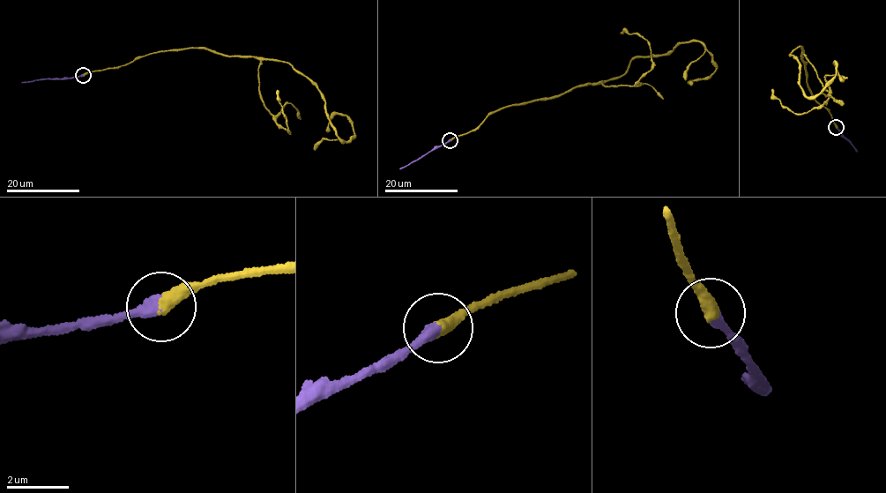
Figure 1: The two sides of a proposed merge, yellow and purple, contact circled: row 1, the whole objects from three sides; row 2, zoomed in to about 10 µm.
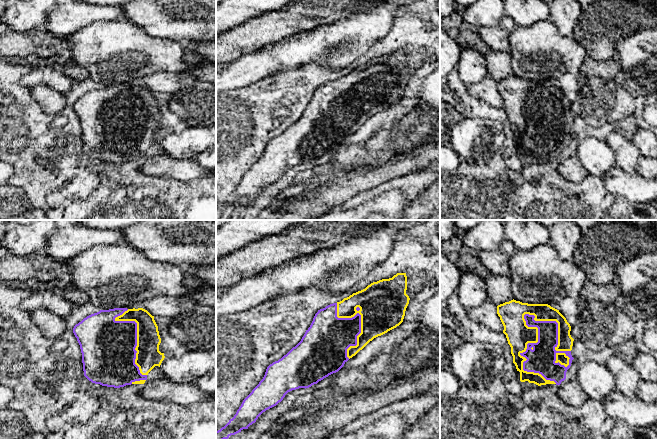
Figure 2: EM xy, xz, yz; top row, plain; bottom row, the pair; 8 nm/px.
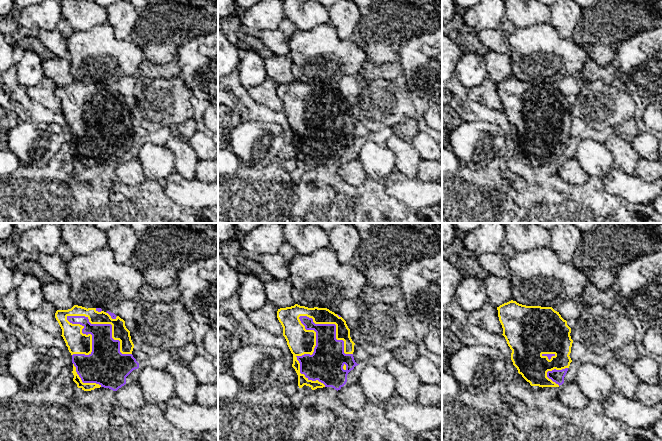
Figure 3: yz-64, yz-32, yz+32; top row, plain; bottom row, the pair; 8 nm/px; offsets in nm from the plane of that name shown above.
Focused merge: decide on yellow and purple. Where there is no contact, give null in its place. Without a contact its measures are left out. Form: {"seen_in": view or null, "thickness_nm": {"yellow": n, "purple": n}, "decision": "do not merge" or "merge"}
{"seen_in": "yz", "thickness_nm": {"yellow": 200, "purple": 220}, "decision": "merge"}

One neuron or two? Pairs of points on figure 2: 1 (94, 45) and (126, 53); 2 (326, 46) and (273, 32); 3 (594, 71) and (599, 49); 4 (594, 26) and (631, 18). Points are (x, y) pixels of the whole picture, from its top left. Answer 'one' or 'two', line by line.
1: one
2: two
3: two
4: one

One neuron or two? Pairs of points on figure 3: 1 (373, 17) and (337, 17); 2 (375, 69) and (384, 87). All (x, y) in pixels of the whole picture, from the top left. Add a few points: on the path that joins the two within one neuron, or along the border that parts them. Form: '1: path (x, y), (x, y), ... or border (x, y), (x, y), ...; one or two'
1: border (360, 10), (360, 19), (352, 39); two
2: border (400, 77), (396, 79), (374, 79), (367, 82); two

